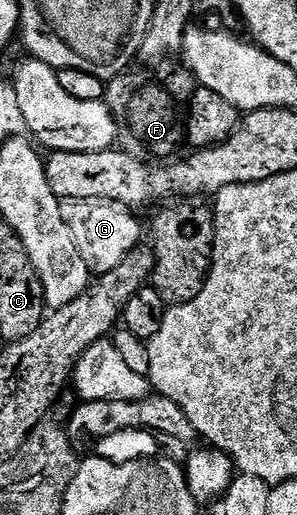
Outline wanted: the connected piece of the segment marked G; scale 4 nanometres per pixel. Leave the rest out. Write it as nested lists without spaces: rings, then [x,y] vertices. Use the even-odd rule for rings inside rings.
[[[89,199],[88,201],[66,201],[62,203],[64,221],[68,229],[72,229],[72,237],[76,237],[76,249],[80,249],[80,257],[88,265],[88,269],[100,276],[116,269],[134,247],[144,239],[144,227],[138,224],[133,210],[116,201]]]

